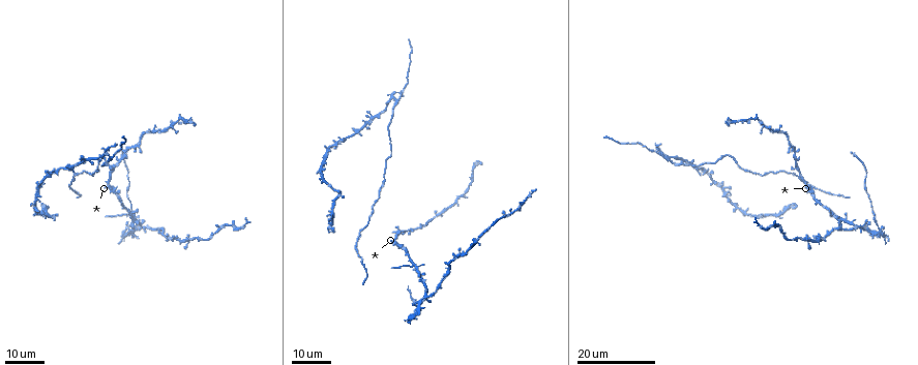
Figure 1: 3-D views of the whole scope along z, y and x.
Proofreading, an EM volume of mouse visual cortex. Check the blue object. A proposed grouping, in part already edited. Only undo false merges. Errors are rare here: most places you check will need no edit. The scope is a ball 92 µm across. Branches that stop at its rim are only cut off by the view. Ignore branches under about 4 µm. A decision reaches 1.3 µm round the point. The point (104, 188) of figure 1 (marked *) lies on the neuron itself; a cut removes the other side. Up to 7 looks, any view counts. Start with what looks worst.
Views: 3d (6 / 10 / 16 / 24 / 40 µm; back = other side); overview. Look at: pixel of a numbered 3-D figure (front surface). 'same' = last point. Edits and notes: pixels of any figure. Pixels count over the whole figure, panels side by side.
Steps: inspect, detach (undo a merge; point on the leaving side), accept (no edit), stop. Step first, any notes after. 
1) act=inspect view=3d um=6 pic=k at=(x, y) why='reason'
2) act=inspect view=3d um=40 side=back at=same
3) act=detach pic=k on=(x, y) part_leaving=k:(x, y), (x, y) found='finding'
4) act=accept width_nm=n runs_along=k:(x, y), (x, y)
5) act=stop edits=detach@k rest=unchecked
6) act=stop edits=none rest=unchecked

act=inspect view=3d um=16 pic=1 at=(129, 212) why='four-way junction'

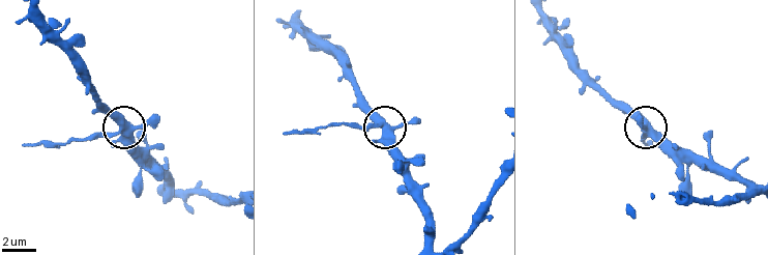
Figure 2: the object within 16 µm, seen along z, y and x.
act=inspect view=3d um=6 pic=2 at=(123, 131)

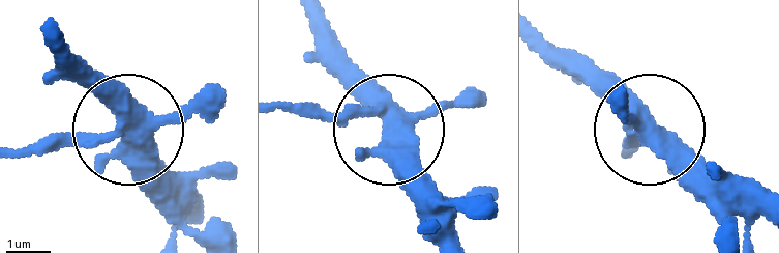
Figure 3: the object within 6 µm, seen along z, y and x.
act=detach pic=3 on=(40, 150) side_arm_um=6 part_leaving=3:(106, 137), (21, 147) found='a second neuron is stuck on'

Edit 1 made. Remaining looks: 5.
act=inspect view=3d um=16 pic=1 at=(114, 169) why='four arms meet'

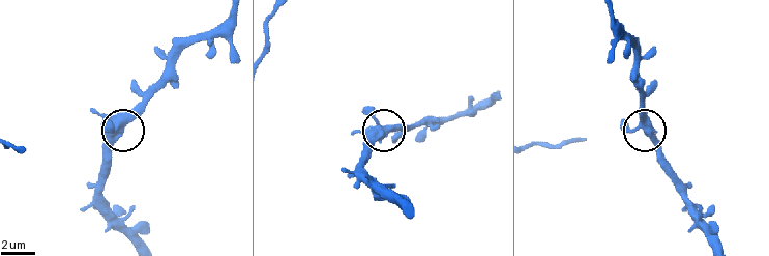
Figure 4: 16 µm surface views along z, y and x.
act=inspect view=3d um=10 pic=4 at=(377, 121) why='closer look'

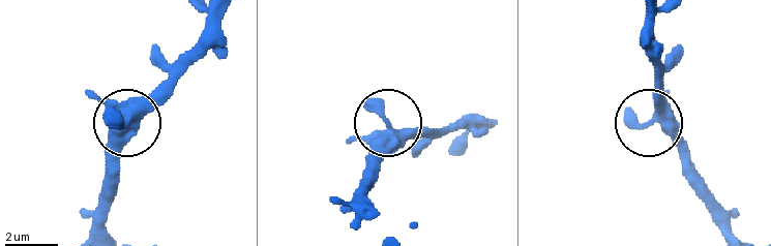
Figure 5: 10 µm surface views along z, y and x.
act=accept runs_along=5:(88, 236), (107, 149), (188, 58) found='one neuron here'

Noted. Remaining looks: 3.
act=inspect view=3d um=24 pic=1 at=(397, 98) why='two arms in line, one across'

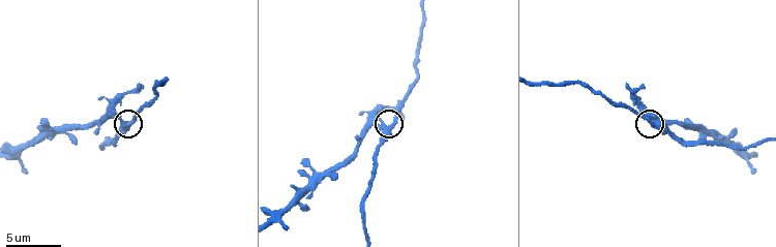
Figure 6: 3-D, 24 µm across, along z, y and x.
act=inspect view=3d um=10 pic=6 at=(653, 125)

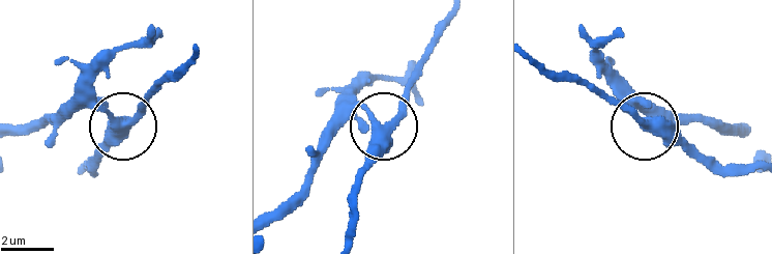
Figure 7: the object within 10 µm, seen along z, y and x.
act=detach pic=7 on=(372, 148) arms=3 part_leaving=7:(370, 112), (370, 164), (350, 210), (350, 237) found='two neurons meet here'

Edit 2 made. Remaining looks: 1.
act=stop edits=detach@3,detach@7 rest=unchecked

